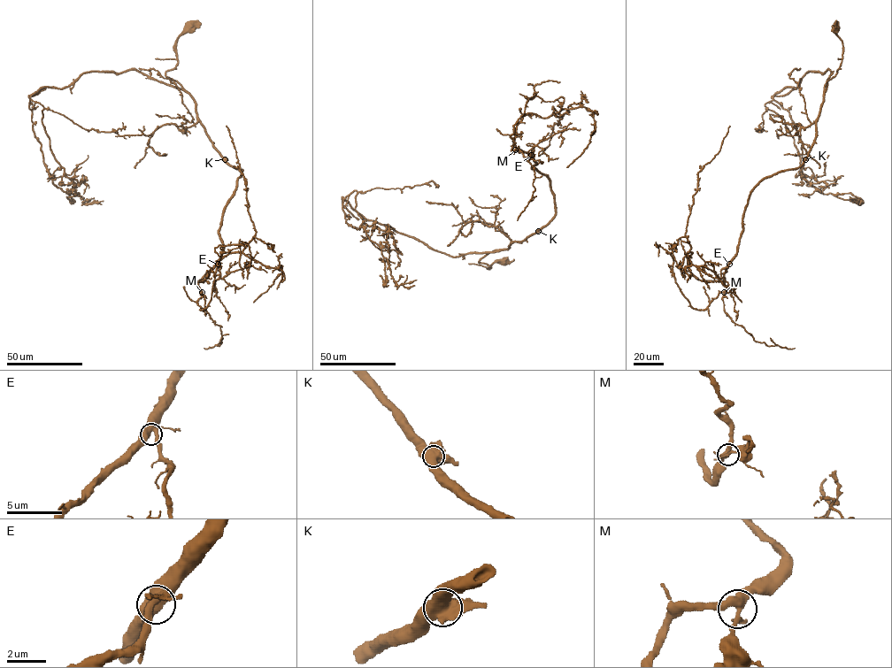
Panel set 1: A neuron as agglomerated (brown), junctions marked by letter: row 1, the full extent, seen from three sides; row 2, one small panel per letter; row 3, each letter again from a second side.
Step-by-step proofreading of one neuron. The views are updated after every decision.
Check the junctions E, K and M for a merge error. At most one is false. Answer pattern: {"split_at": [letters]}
{"split_at": []}

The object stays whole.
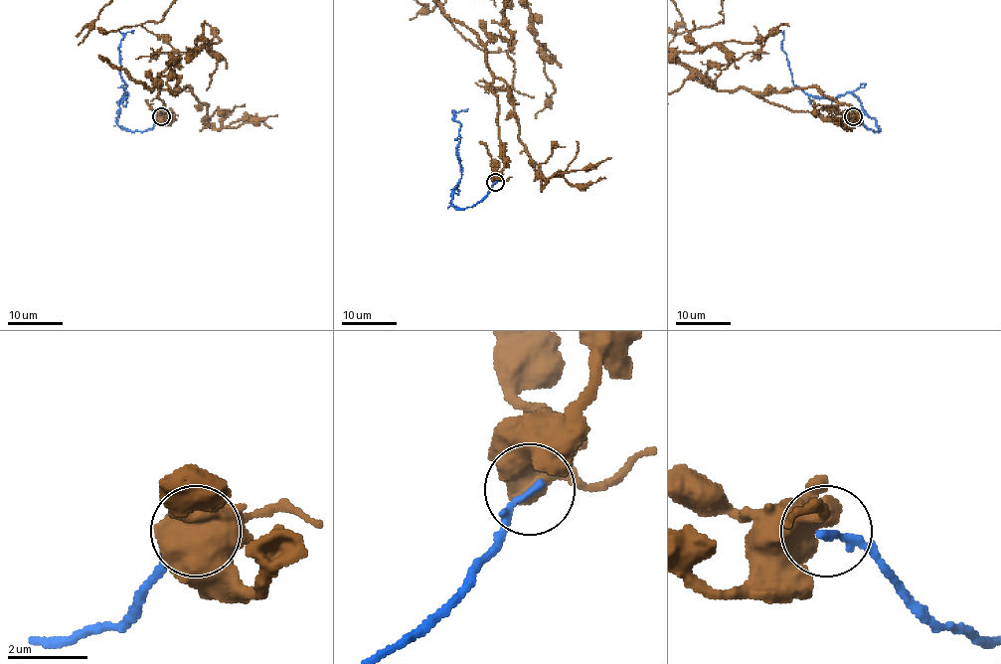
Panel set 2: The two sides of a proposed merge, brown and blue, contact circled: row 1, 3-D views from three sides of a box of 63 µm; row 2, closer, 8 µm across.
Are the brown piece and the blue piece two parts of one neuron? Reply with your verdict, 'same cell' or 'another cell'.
another cell

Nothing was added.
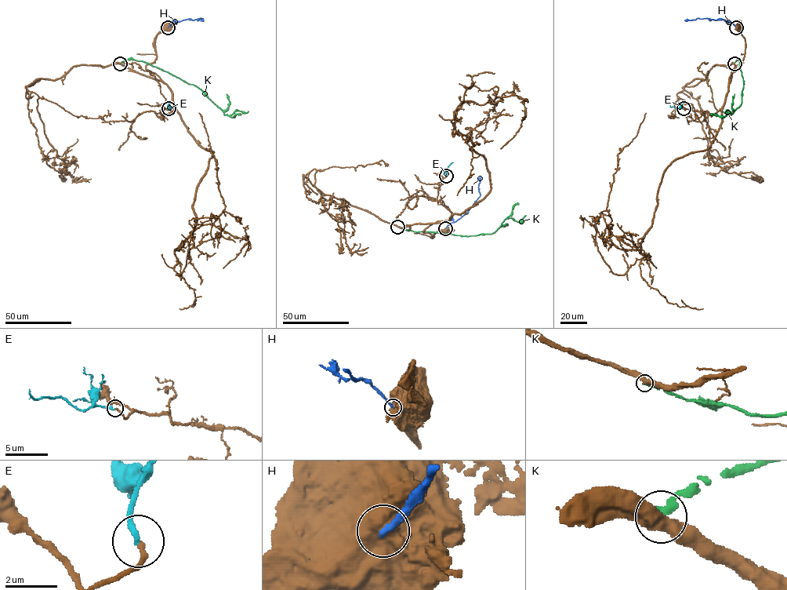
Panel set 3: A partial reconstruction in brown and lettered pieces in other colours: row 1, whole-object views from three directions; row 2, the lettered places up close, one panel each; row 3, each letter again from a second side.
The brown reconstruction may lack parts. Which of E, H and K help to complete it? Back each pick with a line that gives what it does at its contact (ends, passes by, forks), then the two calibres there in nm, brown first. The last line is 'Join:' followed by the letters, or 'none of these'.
E: It ends there. Thickness 180 nm (brown) against 200 nm
Join: E

